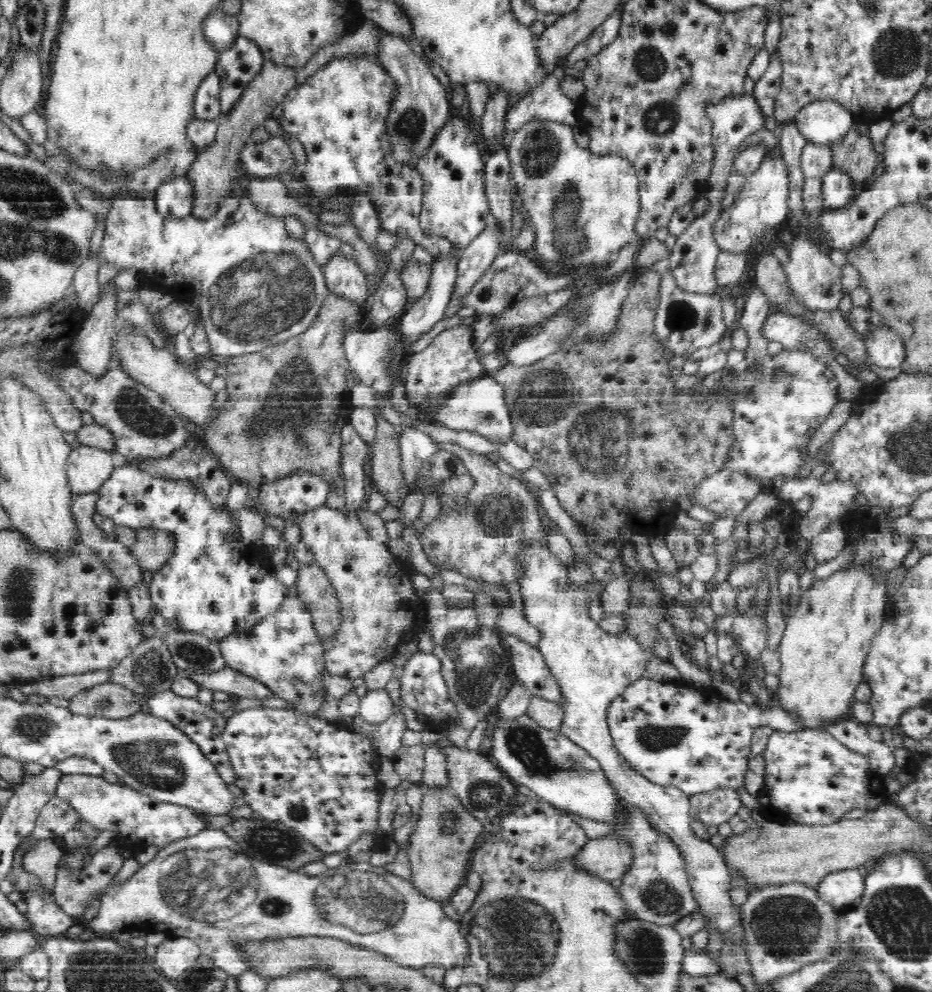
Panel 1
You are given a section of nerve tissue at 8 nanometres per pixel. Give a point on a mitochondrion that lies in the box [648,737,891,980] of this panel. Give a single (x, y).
(786, 924)

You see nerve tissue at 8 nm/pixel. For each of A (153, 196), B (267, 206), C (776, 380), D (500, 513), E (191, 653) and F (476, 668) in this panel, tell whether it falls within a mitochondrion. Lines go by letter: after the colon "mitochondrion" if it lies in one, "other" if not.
A: other
B: other
C: mitochondrion
D: mitochondrion
E: mitochondrion
F: mitochondrion

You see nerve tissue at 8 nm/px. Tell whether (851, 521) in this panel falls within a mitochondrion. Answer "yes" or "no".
no

